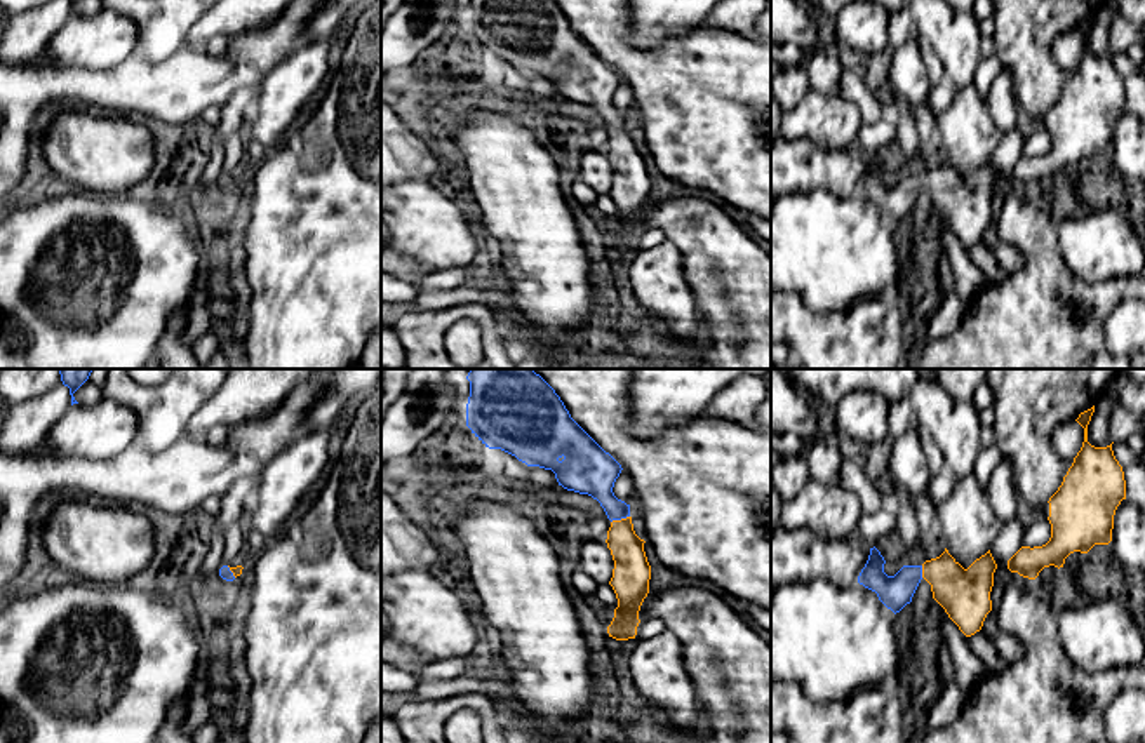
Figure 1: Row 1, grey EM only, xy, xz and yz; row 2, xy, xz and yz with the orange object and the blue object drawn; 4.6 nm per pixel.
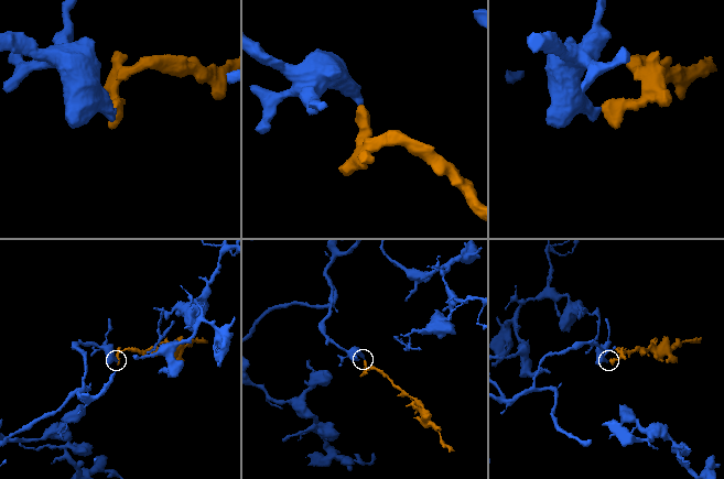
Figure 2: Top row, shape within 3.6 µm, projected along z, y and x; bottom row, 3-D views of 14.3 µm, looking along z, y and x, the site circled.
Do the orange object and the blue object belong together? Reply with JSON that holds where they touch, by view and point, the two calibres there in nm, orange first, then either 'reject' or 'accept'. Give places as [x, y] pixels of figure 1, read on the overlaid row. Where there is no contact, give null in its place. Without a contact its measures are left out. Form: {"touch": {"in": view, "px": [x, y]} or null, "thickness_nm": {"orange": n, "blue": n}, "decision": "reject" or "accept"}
{"touch": {"in": "xz", "px": [622, 519]}, "thickness_nm": {"orange": 170, "blue": 200}, "decision": "accept"}

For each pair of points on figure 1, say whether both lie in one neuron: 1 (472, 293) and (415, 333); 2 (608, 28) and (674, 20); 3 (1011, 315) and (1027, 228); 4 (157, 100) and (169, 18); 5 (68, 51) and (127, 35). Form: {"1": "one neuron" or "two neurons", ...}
{"1": "two neurons", "2": "two neurons", "3": "one neuron", "4": "two neurons", "5": "one neuron"}

